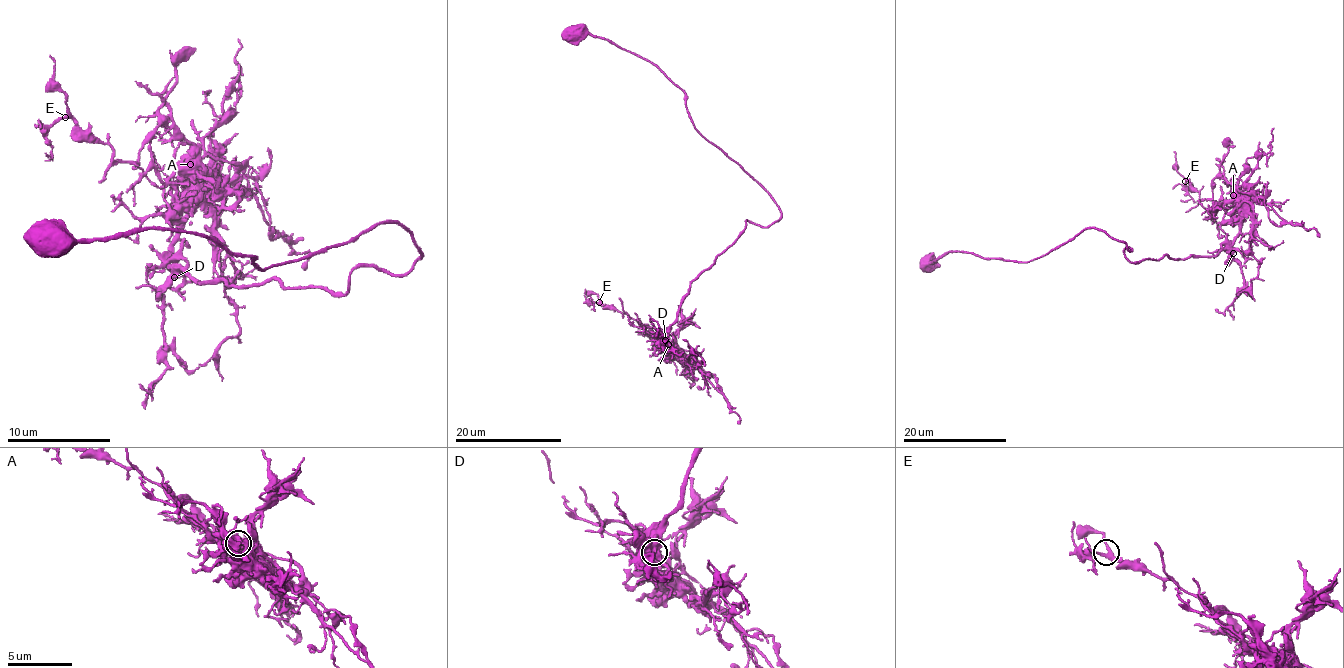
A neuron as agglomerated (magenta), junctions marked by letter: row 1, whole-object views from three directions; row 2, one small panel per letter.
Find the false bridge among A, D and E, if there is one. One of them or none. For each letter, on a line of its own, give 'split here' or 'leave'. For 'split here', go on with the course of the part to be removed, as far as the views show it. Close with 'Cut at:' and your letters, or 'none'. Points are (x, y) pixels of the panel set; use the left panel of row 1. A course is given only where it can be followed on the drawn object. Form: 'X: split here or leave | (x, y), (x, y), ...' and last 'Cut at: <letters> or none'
A: split here | (189, 163), (212, 156), (223, 189), (214, 229), (215, 272), (232, 302), (240, 328), (199, 366)
D: leave
E: leave
Cut at: A

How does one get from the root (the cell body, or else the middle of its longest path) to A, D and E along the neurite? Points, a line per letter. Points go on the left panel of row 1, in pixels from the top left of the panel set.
A: (49, 231), (197, 231), (263, 270), (381, 222), (421, 257), (343, 295), (201, 285), (174, 254), (189, 163)
D: (49, 231), (197, 231), (263, 270), (381, 222), (422, 251), (404, 273), (355, 268), (343, 295), (174, 277)
E: (49, 231), (197, 231), (263, 270), (381, 222), (422, 251), (343, 295), (201, 285), (176, 192), (65, 117)

